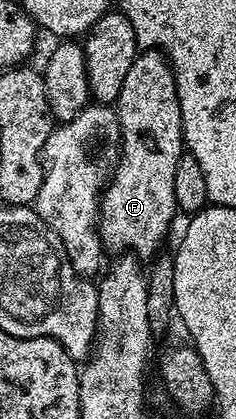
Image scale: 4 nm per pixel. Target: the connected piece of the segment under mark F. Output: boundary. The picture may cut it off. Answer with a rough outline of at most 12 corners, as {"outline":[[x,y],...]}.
{"outline":[[165,53],[120,87],[118,166],[98,236],[150,259],[176,218],[184,152]]}

